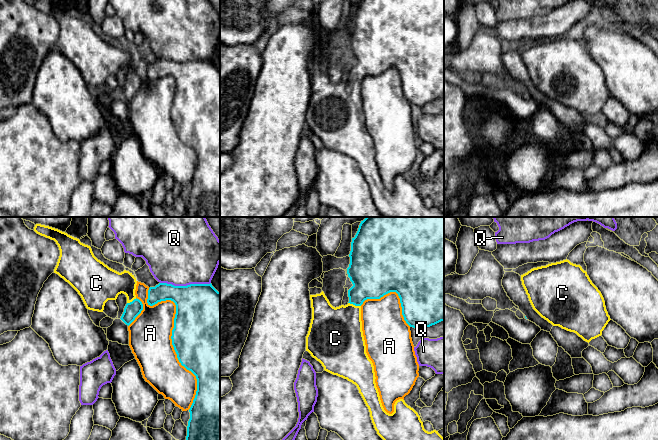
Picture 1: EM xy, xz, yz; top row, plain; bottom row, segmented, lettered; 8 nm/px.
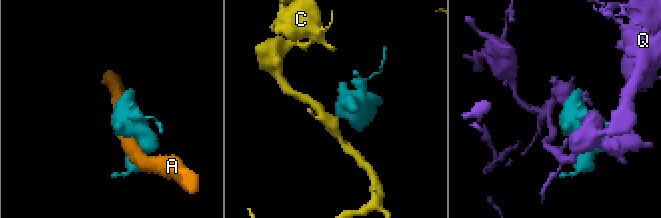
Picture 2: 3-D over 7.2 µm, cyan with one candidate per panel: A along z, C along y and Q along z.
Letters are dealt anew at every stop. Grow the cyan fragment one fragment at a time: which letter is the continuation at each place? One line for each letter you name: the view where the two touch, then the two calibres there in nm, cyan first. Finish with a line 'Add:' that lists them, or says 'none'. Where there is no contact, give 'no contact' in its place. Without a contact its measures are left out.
C: meets cyan in xz; 320 nm thick on the cyan side, 380 nm on the other
Add: C

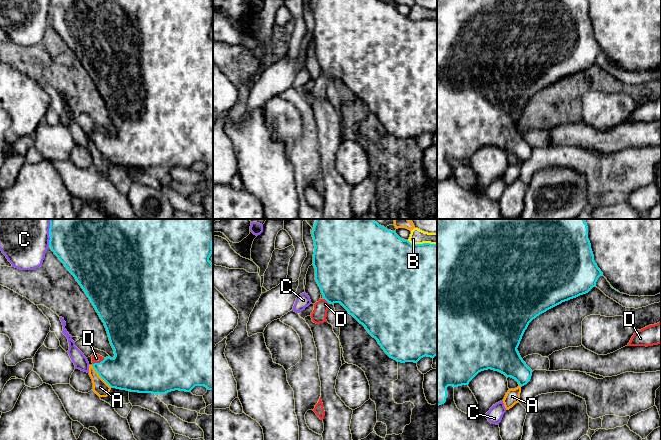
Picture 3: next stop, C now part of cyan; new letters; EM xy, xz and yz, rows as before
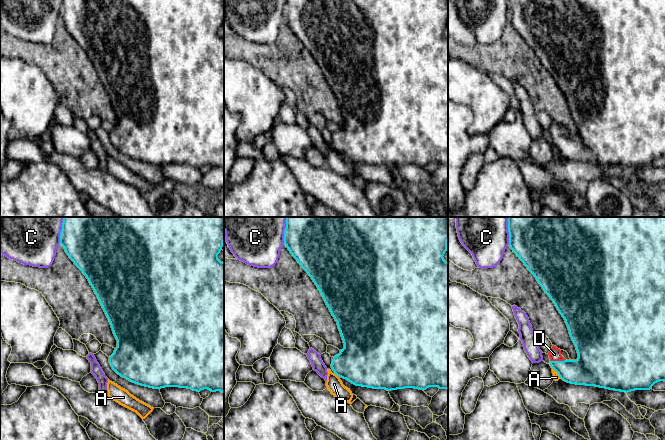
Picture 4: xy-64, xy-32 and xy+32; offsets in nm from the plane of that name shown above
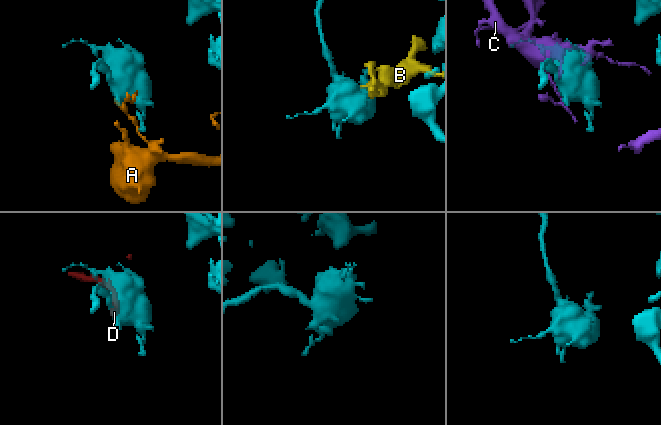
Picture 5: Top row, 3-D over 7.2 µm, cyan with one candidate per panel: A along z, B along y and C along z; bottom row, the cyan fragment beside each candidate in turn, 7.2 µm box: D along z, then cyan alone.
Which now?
D: meets cyan in xy; 320 nm thick on the cyan side, 70 nm on the other
Add: D

